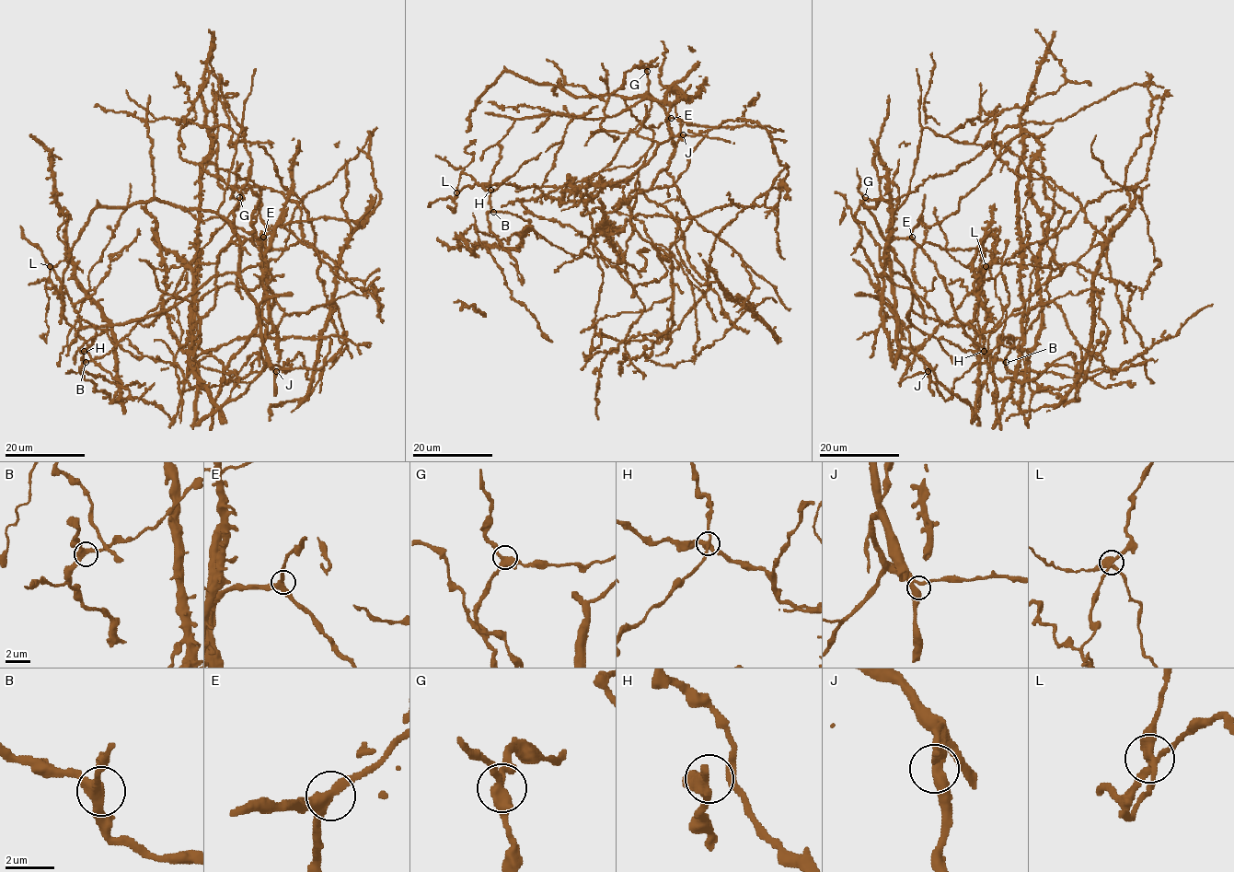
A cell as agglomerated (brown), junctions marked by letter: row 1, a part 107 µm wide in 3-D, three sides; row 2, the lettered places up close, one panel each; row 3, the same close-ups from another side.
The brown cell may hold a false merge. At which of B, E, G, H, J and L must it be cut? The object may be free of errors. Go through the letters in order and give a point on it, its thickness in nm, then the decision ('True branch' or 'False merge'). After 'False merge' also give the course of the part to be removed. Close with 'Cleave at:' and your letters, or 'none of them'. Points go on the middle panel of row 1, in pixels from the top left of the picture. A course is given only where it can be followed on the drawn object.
B: Place: (493, 212). Thickness 380 nm. True branch
E: Place: (671, 118). Thickness 360 nm. True branch
G: Place: (647, 71). Thickness 400 nm. True branch
H: Place: (490, 190). Thickness 320 nm. True branch
J: Place: (683, 134). Thickness 360 nm. True branch
L: Place: (456, 192). Thickness 360 nm. False merge. Course of the part to remove: (456, 191), (461, 172), (474, 154), (467, 154), (465, 148), (469, 142), (475, 141)
Cleave at: L

